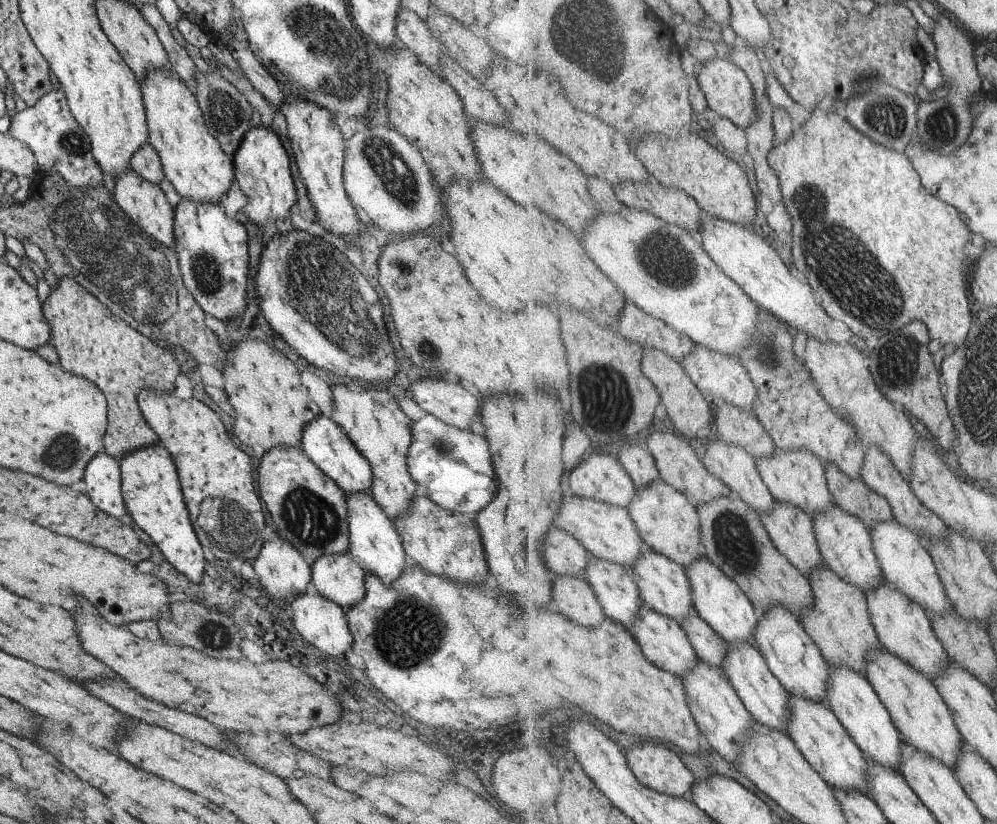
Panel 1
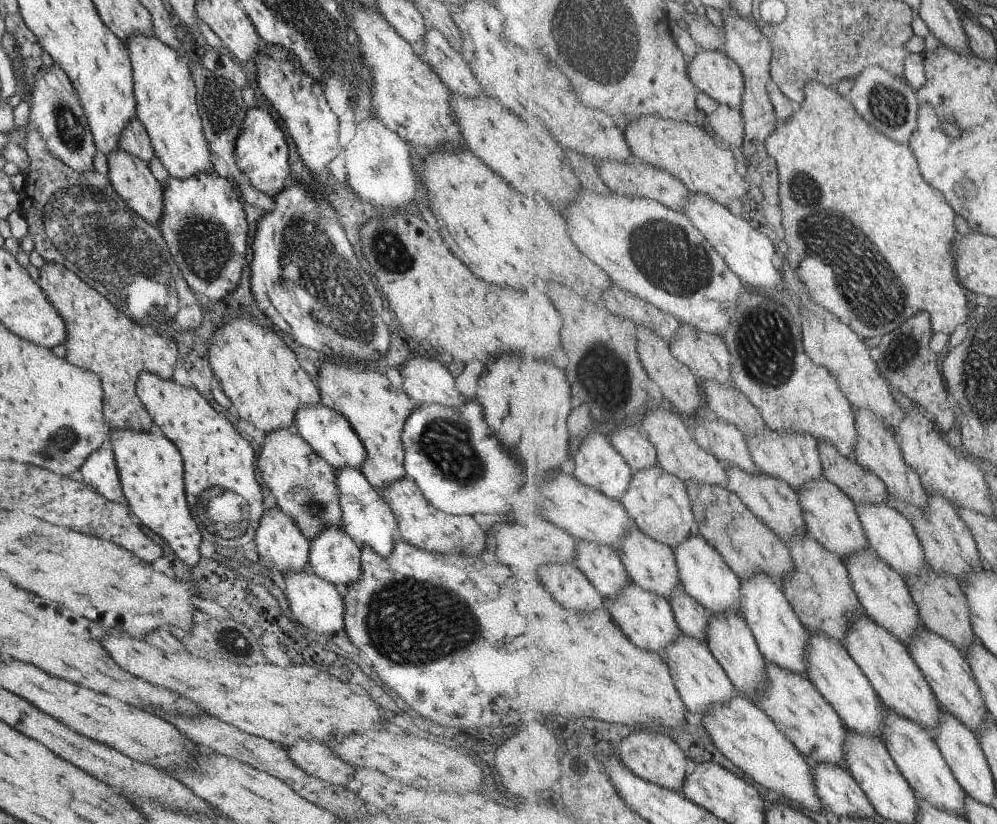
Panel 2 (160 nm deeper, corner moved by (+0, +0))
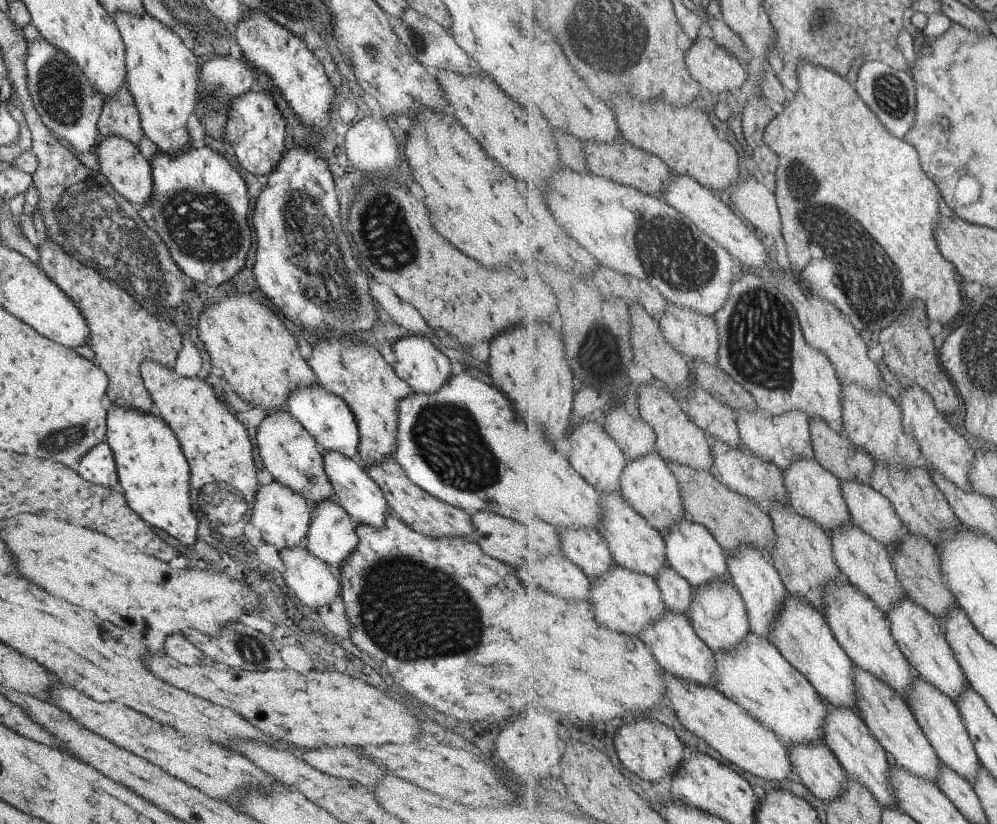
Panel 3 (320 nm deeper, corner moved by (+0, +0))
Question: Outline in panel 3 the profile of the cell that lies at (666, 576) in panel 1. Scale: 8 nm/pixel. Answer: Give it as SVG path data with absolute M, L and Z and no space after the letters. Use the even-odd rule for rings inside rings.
M620 491L601 493L601 496L601 506L605 508L605 521L602 522L599 531L608 542L615 564L653 578L663 573L664 566L668 564L663 534L633 508Z

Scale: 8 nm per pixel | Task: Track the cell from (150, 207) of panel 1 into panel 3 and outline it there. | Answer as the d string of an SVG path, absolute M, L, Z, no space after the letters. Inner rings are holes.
M108 134L99 139L94 153L97 155L99 172L123 198L126 198L136 209L148 201L153 190L152 172L150 162L139 153L137 145L126 138Z

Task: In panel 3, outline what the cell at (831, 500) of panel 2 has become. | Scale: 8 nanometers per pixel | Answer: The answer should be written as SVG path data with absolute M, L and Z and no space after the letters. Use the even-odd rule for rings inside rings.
M817 459L793 461L784 472L784 483L790 497L790 506L801 516L819 523L828 534L843 525L853 524L852 514L845 502L841 480L829 472Z

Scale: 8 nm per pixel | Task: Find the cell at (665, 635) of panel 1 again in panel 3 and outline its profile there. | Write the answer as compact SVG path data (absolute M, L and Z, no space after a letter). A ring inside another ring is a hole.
M615 564L604 577L591 579L591 584L589 602L597 620L611 630L640 636L667 612L660 586L652 576Z

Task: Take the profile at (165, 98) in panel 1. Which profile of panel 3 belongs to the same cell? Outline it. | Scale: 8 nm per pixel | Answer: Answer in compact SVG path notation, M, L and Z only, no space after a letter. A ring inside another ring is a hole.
M117 11L112 14L112 17L124 44L125 85L133 97L142 131L162 153L168 155L180 153L185 147L191 145L186 122L189 115L195 111L195 104L197 104L200 60L183 45L179 36L169 26L157 21L146 12L142 15L132 15Z

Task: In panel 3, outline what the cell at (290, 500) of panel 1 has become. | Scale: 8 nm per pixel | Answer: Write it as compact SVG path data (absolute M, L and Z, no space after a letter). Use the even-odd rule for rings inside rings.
M285 408L267 413L255 429L254 438L261 464L269 471L273 481L301 494L310 506L334 498L333 489L323 470L321 450L313 437Z

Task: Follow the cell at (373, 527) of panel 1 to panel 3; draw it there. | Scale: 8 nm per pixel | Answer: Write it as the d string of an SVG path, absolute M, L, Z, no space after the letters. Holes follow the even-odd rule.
M321 451L322 465L326 477L329 479L335 501L341 505L345 512L362 525L369 525L380 529L383 526L386 514L392 512L385 508L386 500L379 487L364 471L361 462L355 458L349 458L337 451Z

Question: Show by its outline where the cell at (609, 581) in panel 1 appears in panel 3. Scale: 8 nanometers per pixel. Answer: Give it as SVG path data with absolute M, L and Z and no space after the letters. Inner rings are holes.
M593 527L560 529L561 552L567 555L590 579L604 577L615 565L608 542Z

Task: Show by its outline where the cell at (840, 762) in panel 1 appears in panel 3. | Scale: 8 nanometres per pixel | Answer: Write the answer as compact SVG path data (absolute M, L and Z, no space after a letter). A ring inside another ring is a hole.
M751 632L744 644L732 653L714 652L716 658L715 688L744 706L753 717L773 729L787 745L821 743L828 716L827 702L813 683L767 637Z

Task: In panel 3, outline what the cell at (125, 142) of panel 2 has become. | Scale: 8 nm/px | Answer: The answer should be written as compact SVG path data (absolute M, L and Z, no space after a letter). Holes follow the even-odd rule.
M125 84L104 100L96 125L100 138L113 134L138 144L144 132L133 97Z

